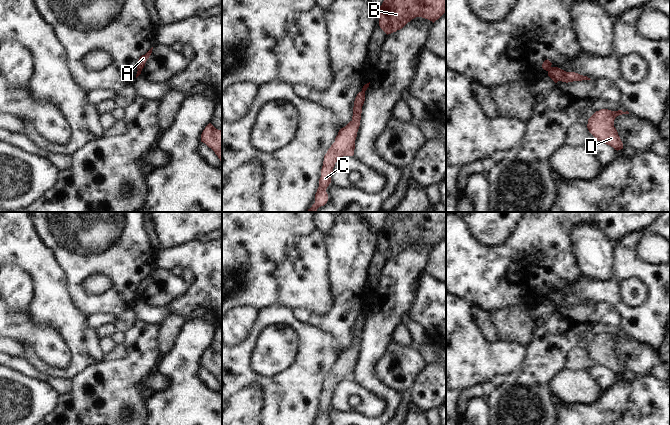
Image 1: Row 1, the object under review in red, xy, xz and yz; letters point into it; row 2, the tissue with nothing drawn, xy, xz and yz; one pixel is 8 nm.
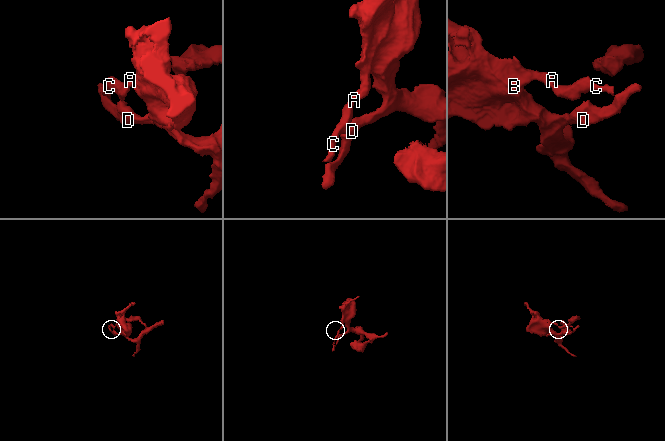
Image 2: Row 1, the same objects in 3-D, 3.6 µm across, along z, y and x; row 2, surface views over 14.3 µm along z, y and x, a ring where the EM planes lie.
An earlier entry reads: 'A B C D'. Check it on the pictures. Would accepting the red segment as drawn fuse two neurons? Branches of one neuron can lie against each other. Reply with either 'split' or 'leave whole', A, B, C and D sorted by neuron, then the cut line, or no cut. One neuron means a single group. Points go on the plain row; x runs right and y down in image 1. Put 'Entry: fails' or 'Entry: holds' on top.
Entry: fails
split; groups A B D / C; cut yz (551, 291), (547, 294)

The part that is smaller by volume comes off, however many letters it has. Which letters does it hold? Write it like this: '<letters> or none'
C

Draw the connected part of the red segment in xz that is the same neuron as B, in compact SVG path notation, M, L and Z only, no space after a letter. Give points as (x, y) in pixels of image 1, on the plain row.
M388 212L380 232L379 250L388 259L416 241L438 244L446 236L446 212Z

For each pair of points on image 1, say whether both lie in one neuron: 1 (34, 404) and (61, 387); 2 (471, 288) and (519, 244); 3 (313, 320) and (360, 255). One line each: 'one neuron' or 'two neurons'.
1: two neurons
2: one neuron
3: one neuron

